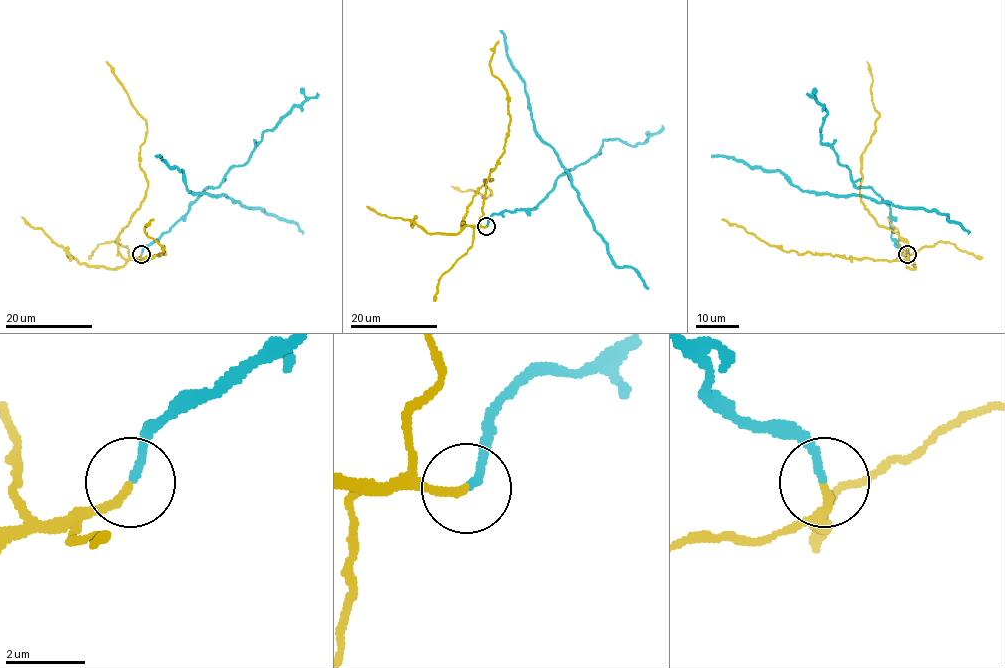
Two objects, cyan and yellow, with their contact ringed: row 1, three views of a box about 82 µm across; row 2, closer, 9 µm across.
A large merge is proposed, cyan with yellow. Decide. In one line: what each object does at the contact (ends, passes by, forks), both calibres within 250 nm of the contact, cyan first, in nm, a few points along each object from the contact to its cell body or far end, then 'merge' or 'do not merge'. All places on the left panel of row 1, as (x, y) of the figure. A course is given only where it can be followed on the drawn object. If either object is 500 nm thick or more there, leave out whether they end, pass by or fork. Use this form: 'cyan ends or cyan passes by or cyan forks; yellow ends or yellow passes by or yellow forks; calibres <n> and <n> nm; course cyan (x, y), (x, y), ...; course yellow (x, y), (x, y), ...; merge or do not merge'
cyan ends; yellow ends; calibres 180 and 200 nm; course cyan (140, 254), (185, 215), (207, 188), (218, 188), (222, 193), (190, 192), (183, 171), (155, 155); course yellow (140, 254), (125, 259), (117, 238), (147, 188), (146, 175), (139, 166), (139, 147), (147, 123), (106, 61); do not merge

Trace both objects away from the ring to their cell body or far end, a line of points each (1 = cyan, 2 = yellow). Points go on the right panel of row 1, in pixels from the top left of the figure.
1: (907, 254), (891, 238), (890, 206), (870, 188), (848, 195), (811, 192), (779, 171), (711, 155)
2: (907, 254), (908, 245), (877, 222), (861, 200), (862, 153), (879, 113), (871, 99), (867, 61)

